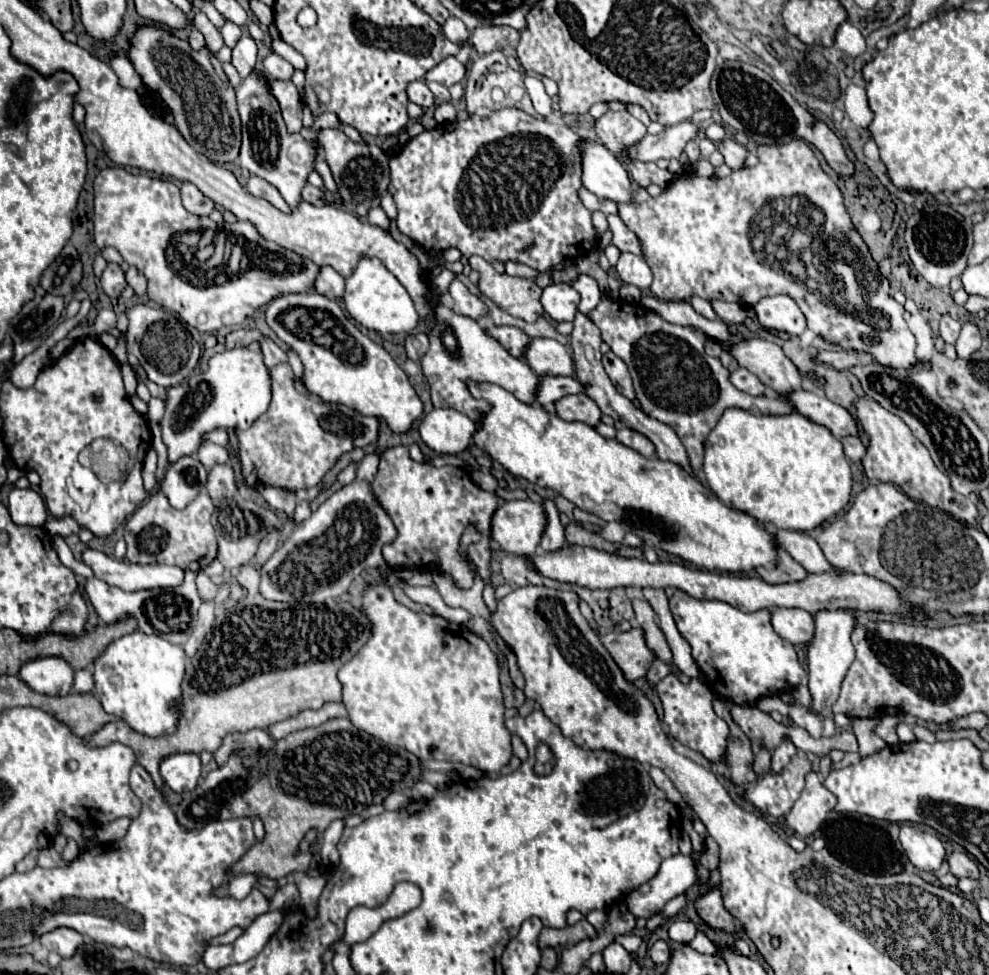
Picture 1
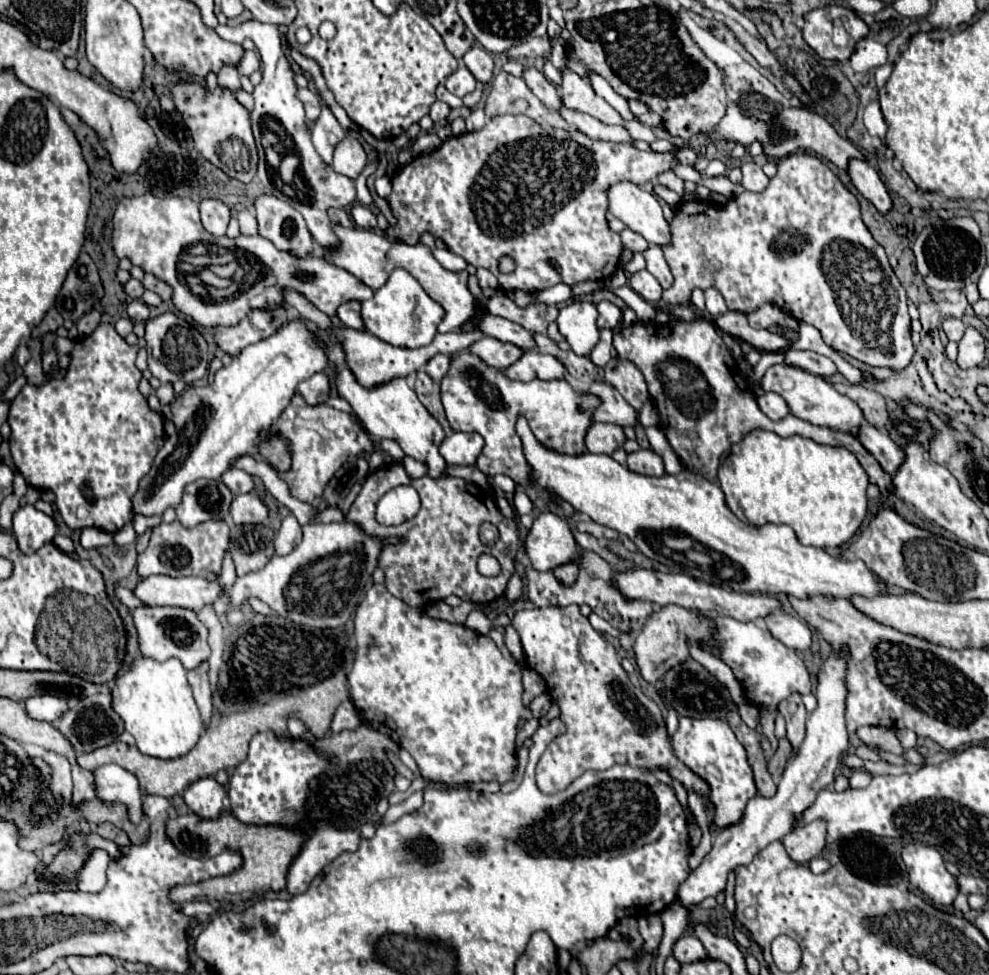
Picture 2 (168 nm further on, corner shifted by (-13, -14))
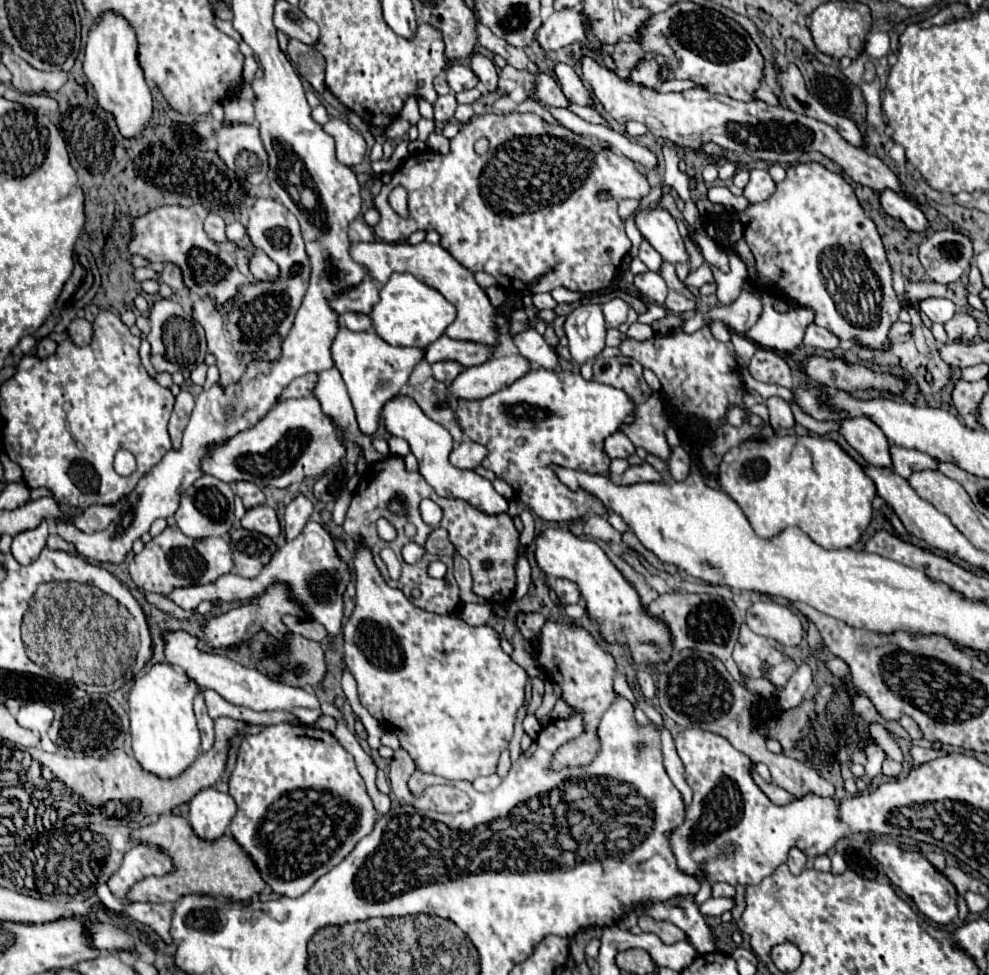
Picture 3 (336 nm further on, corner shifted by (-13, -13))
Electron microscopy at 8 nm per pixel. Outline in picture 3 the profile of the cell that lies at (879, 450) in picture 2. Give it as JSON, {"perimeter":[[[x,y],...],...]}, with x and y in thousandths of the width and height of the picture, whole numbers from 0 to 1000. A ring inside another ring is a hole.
{"perimeter":[[[901,456],[901,471],[903,471],[903,483],[913,491],[919,491],[921,485],[925,483],[947,481],[947,473],[943,469],[937,469],[935,465],[923,461],[909,461],[907,456]]]}

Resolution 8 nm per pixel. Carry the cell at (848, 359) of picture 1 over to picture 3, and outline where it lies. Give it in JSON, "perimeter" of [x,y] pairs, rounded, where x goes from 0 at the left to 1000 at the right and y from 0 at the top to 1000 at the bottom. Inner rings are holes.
{"perimeter":[[[765,358],[757,370],[757,383],[771,393],[786,393],[794,397],[800,397],[802,393],[798,374],[780,358]]]}

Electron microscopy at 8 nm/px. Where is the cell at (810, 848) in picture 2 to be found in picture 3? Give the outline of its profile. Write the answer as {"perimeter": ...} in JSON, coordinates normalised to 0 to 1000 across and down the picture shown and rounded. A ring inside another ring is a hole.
{"perimeter":[[[800,871],[798,873],[798,881],[796,881],[796,889],[802,897],[808,897],[812,891],[814,891],[814,885],[816,885],[816,877],[808,871]]]}

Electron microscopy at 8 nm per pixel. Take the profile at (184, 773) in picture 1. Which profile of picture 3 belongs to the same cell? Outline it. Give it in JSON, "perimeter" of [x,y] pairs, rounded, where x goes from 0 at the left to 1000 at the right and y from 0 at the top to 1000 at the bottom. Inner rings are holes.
{"perimeter":[[[217,809],[201,811],[191,824],[191,844],[199,858],[205,863],[217,863],[225,858],[240,834],[240,826],[232,813]]]}

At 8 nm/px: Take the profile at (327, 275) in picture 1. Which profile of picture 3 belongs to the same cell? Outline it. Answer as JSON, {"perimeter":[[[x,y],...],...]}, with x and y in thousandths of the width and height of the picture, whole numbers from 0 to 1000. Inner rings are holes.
{"perimeter":[[[349,321],[345,323],[345,327],[353,339],[375,339],[377,337],[377,329],[365,321]]]}

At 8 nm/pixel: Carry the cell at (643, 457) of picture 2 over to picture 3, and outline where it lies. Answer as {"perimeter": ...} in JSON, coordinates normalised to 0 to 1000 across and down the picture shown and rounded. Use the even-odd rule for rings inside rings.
{"perimeter":[[[650,475],[646,479],[636,479],[630,485],[630,491],[628,491],[630,497],[640,497],[640,495],[666,495],[666,493],[668,493],[668,487],[656,475]]]}

